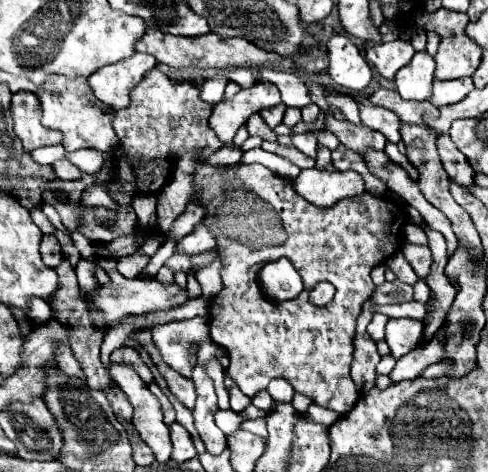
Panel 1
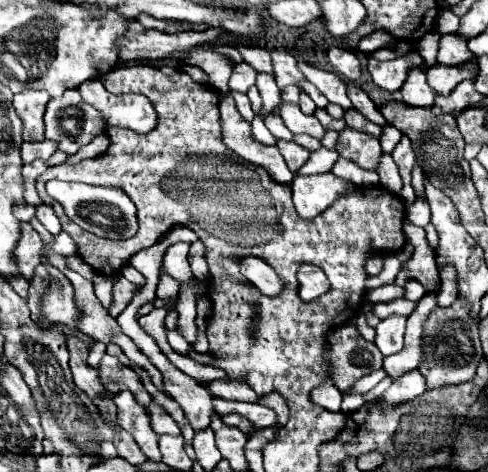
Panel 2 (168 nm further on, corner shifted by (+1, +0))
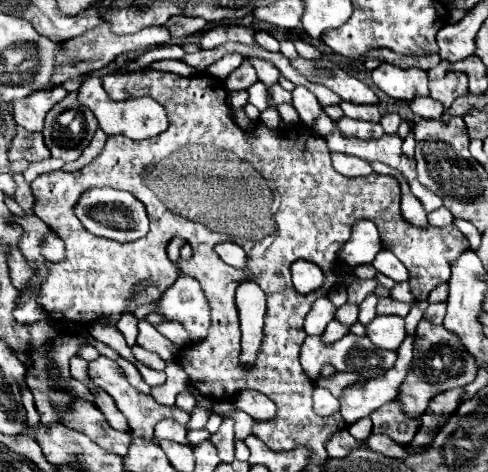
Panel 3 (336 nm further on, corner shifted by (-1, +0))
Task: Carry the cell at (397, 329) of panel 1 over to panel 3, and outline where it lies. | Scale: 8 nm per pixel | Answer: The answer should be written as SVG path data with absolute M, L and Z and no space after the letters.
M376 316L368 326L366 326L366 336L384 350L396 352L406 336L404 328L404 318L400 316Z

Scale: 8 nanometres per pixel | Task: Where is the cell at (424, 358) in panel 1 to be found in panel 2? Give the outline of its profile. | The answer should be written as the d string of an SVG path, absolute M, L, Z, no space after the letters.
M384 378L378 386L374 386L370 392L366 392L364 394L364 404L370 404L370 402L378 402L378 398L382 396L382 392L388 388L392 384L392 380L388 380L388 378Z

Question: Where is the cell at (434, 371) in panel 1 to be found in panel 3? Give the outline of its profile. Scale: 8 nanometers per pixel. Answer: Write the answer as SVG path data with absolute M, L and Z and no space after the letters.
M398 398L388 402L388 406L376 408L376 412L372 412L370 418L374 424L372 430L376 434L388 434L402 446L406 446L414 438L414 434L420 426L420 424L410 424L410 418L404 414Z

